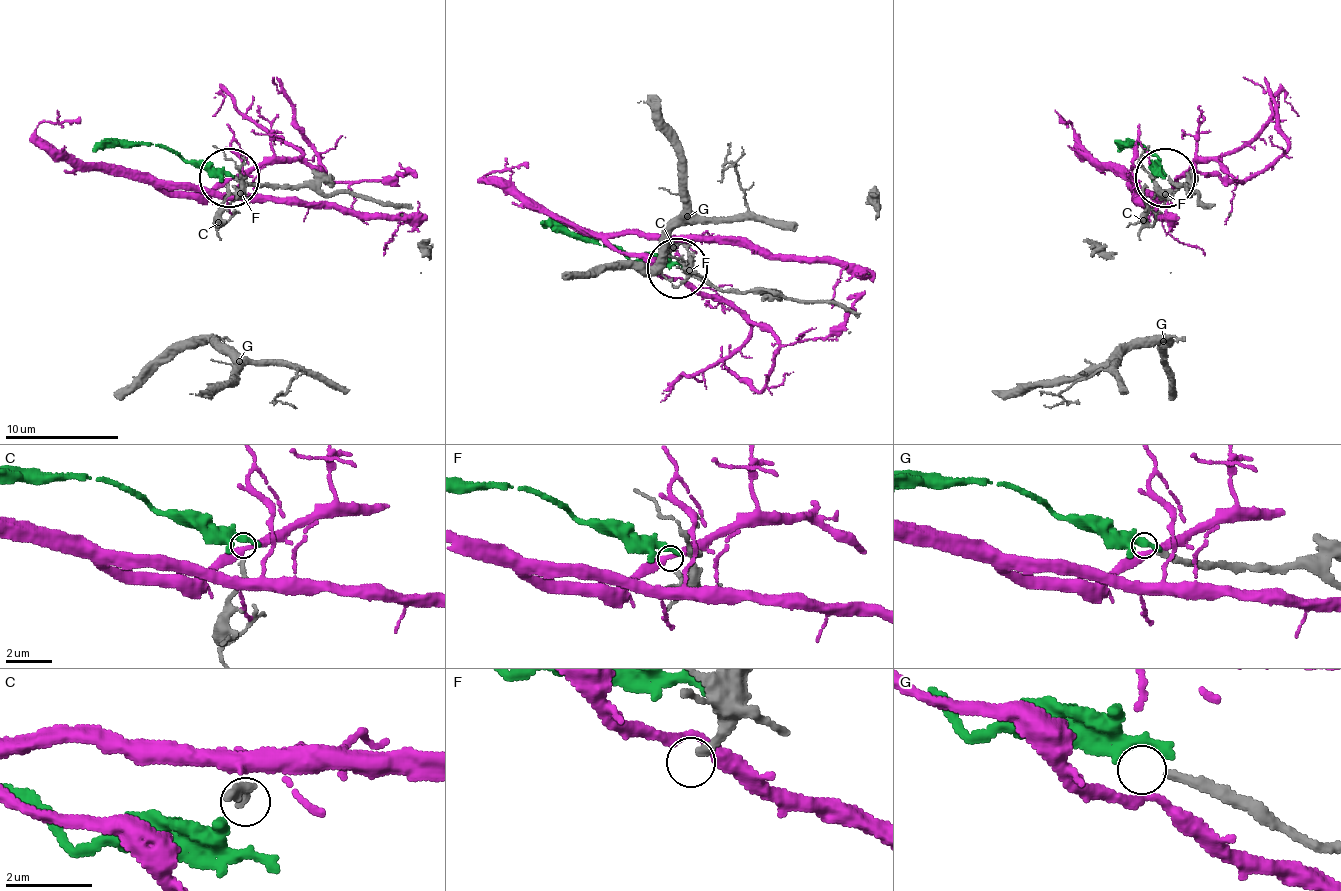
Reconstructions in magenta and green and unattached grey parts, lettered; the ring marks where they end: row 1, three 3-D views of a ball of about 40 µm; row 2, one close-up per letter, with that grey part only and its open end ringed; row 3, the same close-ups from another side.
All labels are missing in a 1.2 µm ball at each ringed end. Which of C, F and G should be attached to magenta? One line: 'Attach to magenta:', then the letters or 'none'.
Attach to magenta: none

